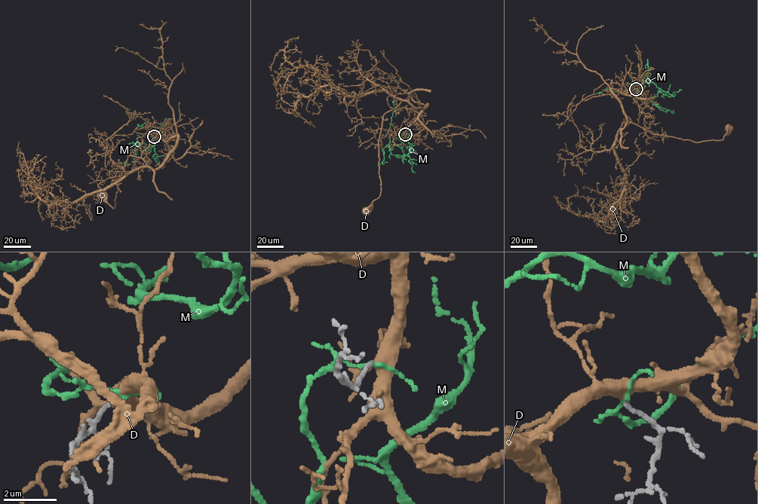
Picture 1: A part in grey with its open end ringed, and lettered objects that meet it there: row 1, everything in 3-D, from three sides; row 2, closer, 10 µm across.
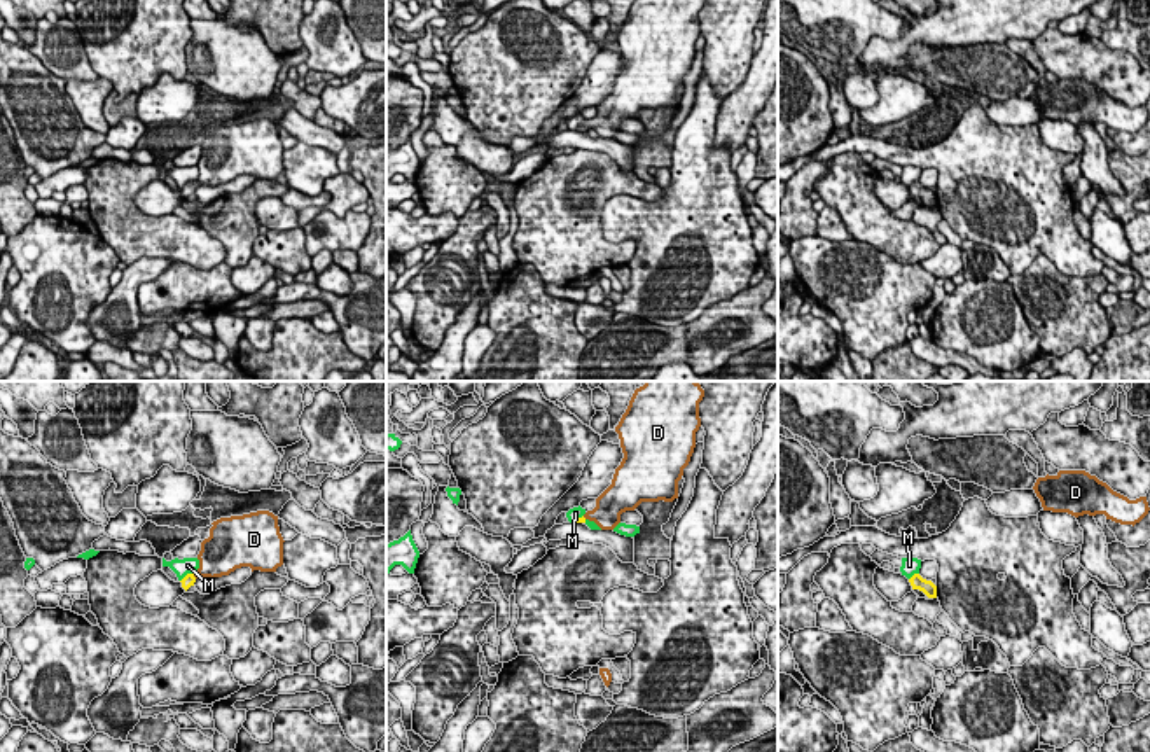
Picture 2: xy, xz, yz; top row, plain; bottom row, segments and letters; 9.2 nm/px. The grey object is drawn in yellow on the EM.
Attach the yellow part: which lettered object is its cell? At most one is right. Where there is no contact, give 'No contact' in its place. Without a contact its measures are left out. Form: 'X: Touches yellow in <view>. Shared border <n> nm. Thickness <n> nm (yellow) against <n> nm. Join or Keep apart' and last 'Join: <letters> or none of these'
D: Touches yellow in xy. Shared border 60 nm. Thickness 120 nm (yellow) against 280 nm. Join
M: Touches yellow in yz. Shared border 120 nm. Thickness 140 nm (yellow) against 160 nm. Keep apart
Join: D

